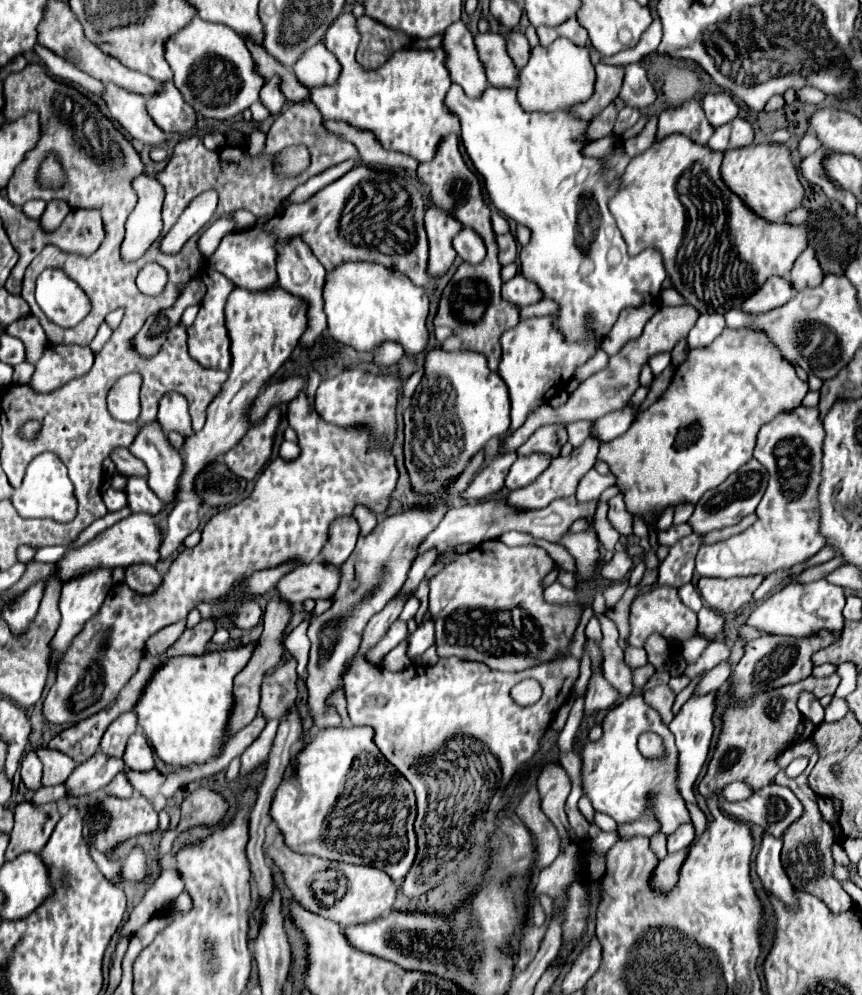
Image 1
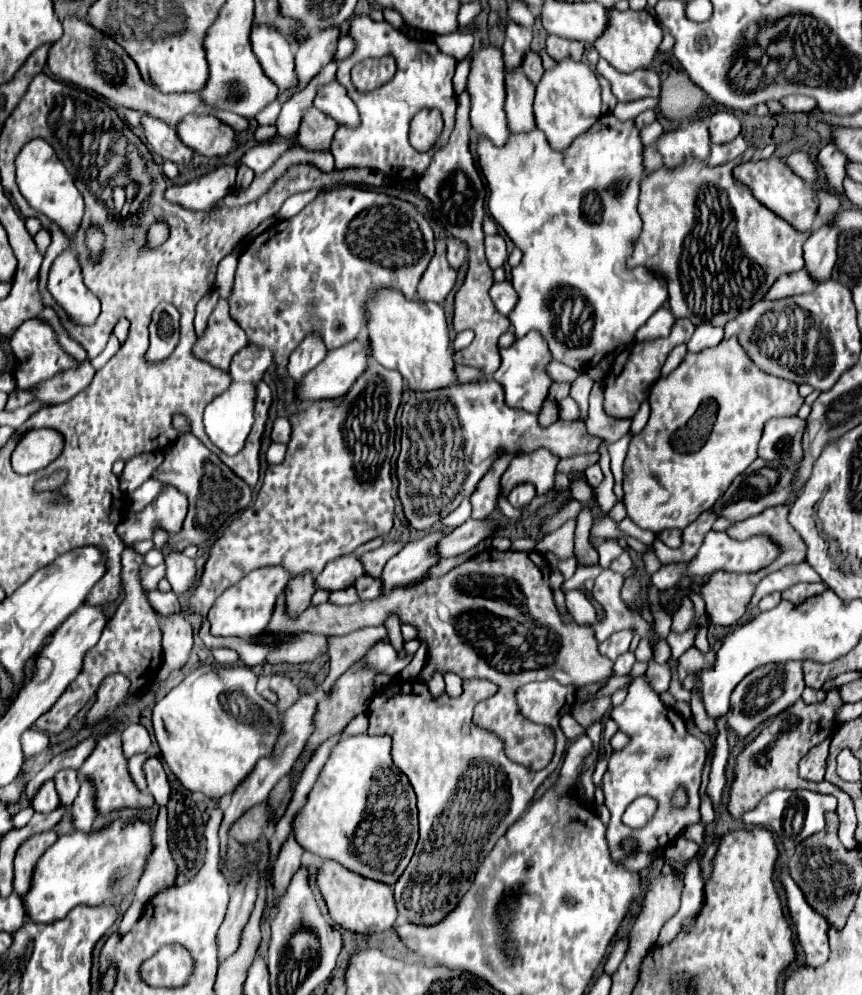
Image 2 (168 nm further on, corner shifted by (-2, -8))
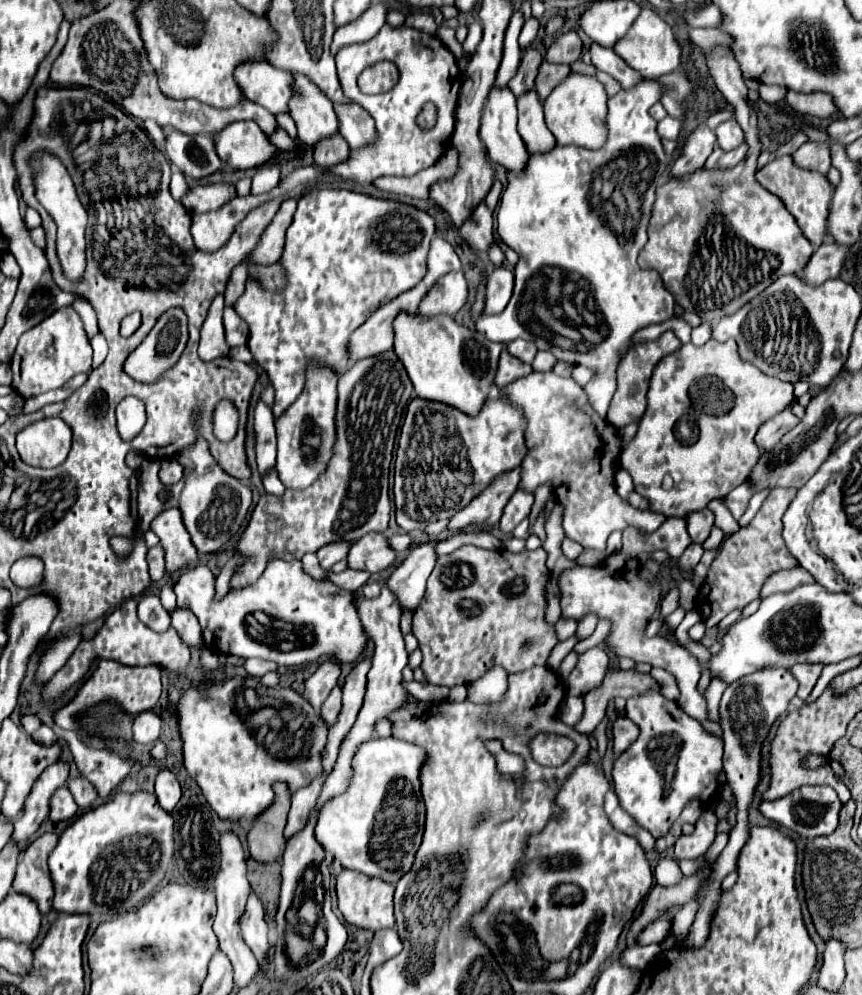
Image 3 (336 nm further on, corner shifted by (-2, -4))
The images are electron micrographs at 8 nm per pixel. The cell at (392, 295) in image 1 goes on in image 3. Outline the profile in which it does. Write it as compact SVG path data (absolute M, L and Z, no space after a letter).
M402 312L394 320L394 350L408 370L418 398L450 404L468 416L476 416L494 386L502 344L494 344L480 332L456 324L450 316L422 318Z

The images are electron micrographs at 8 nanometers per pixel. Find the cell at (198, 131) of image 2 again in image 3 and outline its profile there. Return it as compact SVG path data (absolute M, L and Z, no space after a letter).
M234 122L214 136L218 156L236 170L264 166L278 158L278 148L254 122Z

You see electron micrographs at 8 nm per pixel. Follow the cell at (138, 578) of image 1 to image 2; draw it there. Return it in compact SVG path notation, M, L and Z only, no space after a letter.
M150 590L150 592L148 592L148 604L150 604L158 614L164 614L164 616L176 614L176 612L182 608L178 596L176 596L172 590L170 590L170 592Z

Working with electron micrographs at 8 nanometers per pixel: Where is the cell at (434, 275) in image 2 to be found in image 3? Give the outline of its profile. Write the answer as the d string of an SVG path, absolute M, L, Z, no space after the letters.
M462 270L450 272L446 276L442 276L442 280L438 280L438 284L434 284L434 288L426 294L426 298L422 300L418 314L424 318L430 316L454 316L468 298L468 282Z

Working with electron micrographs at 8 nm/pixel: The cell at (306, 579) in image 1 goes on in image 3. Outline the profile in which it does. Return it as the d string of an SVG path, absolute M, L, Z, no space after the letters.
M366 534L358 542L354 542L348 554L348 566L356 570L382 572L390 568L396 560L396 552L390 548L388 538L384 534Z

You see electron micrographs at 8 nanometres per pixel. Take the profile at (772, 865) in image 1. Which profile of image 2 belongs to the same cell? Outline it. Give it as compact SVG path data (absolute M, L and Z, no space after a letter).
M784 868L778 870L776 880L782 884L790 918L796 926L796 938L806 954L806 962L820 966L828 958L828 938L826 938L826 918L820 916L806 902L802 890L794 884Z

